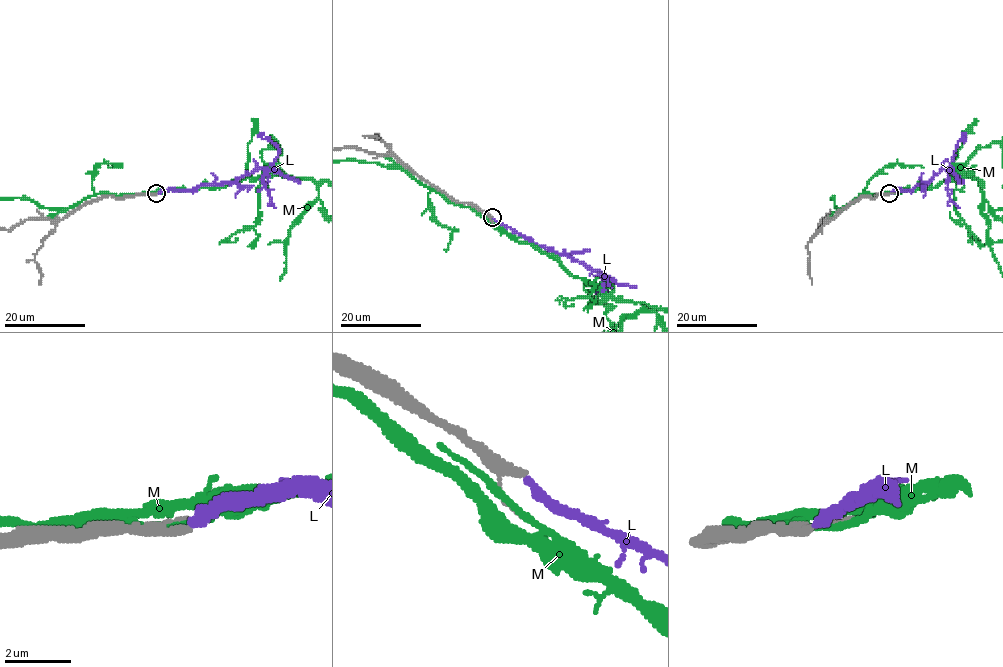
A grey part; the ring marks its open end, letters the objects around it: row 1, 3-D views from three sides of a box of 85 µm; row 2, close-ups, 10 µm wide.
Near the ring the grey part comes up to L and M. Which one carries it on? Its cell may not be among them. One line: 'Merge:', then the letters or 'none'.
Merge: none

